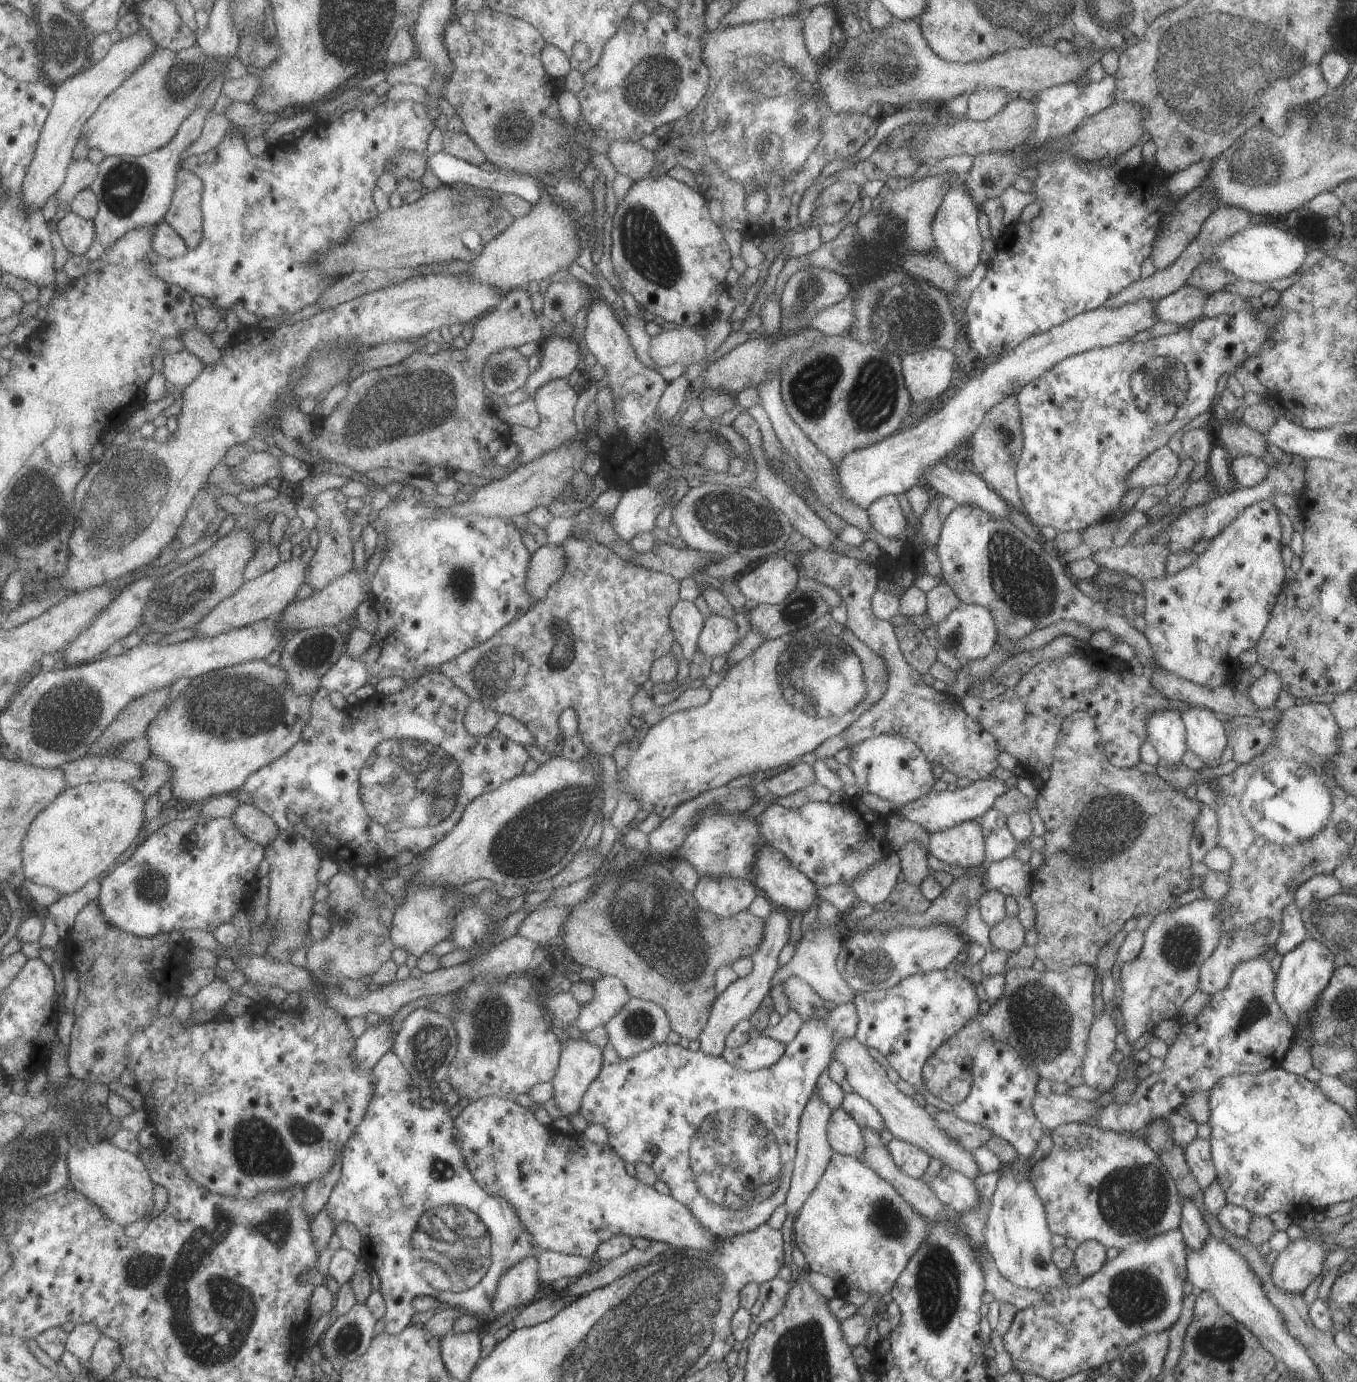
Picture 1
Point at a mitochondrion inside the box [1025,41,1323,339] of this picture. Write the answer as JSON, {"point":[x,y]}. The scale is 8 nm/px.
{"point":[1262,170]}

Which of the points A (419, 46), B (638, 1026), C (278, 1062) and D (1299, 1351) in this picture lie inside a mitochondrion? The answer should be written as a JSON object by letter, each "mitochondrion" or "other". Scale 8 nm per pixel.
{"A":"other","B":"mitochondrion","C":"other","D":"other"}

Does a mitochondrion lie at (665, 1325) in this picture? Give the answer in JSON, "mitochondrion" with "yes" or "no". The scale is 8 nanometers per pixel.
{"mitochondrion":"yes"}

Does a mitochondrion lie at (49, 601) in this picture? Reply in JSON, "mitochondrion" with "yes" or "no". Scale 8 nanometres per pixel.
{"mitochondrion":"no"}

